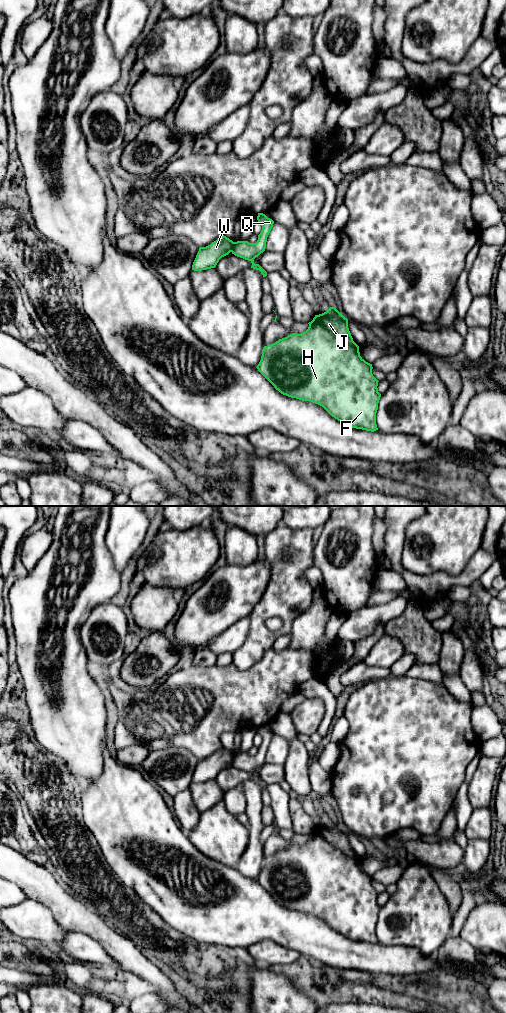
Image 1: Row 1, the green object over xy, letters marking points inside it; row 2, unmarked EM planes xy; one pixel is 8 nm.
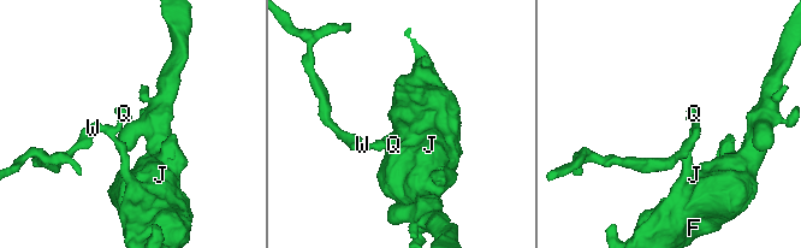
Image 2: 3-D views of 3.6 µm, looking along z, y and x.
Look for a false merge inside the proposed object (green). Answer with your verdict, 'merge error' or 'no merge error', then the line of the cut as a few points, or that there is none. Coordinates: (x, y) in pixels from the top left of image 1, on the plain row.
merge error | xy (235, 754), (231, 763)

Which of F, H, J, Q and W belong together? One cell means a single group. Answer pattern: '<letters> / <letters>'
F H J Q / W

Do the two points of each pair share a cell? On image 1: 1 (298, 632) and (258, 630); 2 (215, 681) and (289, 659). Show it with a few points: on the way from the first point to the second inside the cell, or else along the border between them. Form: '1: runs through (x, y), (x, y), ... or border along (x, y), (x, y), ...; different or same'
1: border along (302, 611), (295, 618), (289, 633); different
2: runs through (233, 681), (268, 680), (271, 677); same

